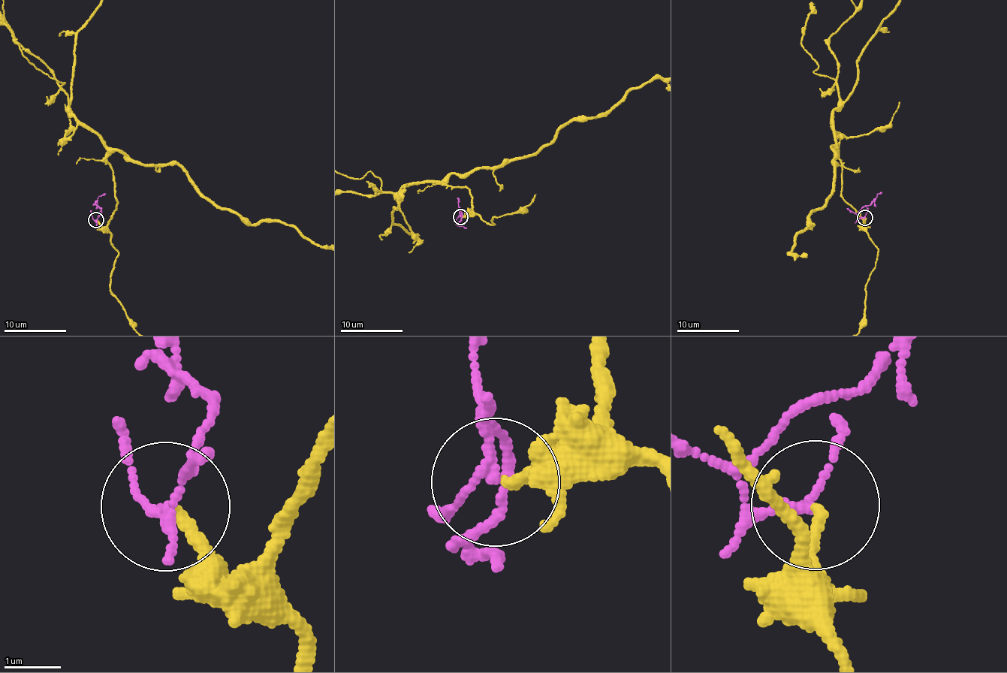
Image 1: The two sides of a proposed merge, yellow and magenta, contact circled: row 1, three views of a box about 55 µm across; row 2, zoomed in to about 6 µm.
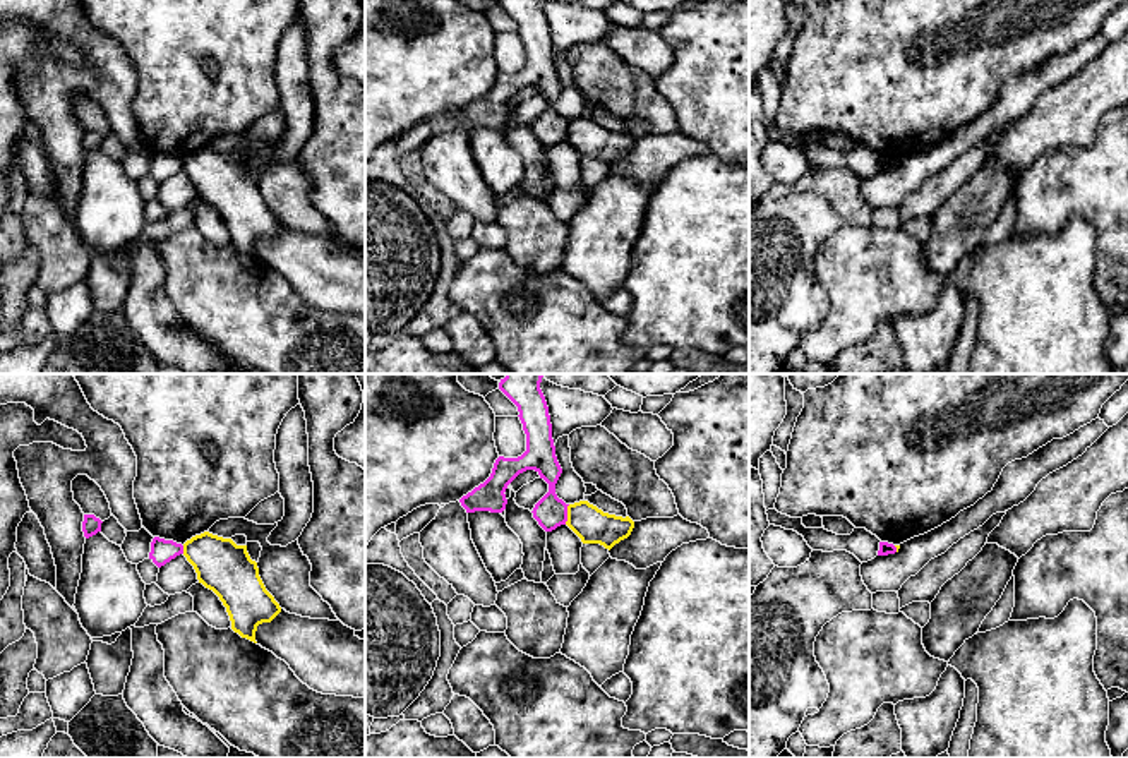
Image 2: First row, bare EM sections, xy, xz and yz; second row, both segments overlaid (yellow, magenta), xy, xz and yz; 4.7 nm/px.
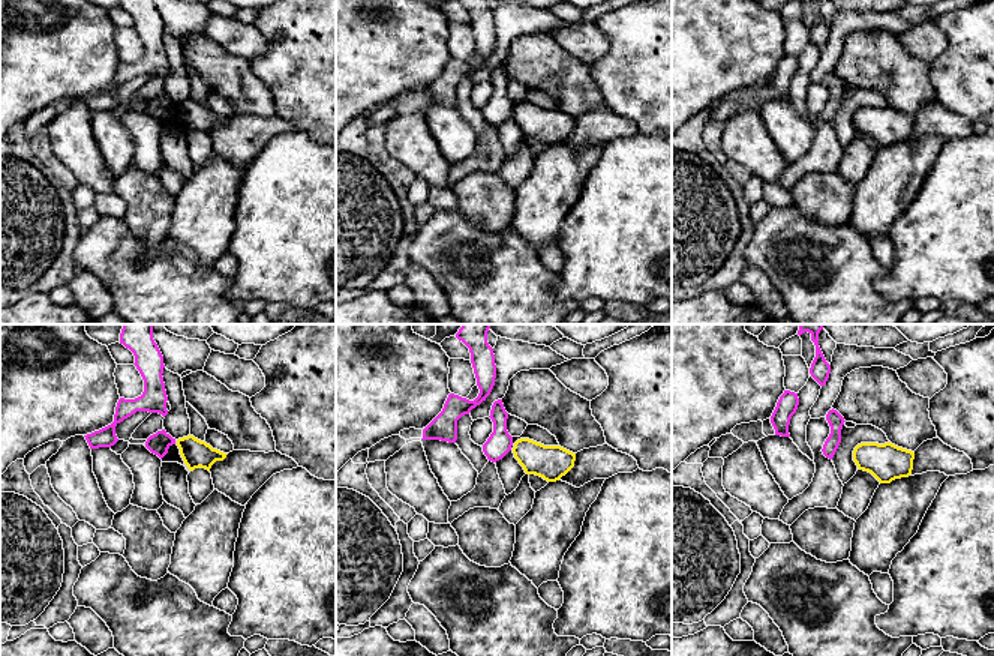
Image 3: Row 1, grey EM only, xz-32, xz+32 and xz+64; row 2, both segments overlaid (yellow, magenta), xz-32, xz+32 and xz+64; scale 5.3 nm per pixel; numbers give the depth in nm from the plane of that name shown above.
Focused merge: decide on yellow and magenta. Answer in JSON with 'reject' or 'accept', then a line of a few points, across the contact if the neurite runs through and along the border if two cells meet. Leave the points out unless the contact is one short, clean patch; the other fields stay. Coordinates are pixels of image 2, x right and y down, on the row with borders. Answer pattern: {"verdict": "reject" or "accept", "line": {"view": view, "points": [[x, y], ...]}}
{"verdict": "reject", "line": {"view": "xz", "points": [[570, 505], [564, 523]]}}

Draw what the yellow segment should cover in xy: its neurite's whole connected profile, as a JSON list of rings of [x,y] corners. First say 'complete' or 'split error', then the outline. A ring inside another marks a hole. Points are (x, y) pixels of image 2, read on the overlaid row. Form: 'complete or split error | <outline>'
complete | [[[204,532],[183,544],[199,583],[213,590],[231,621],[231,629],[254,643],[257,626],[271,623],[281,607],[266,590],[247,545]]]

